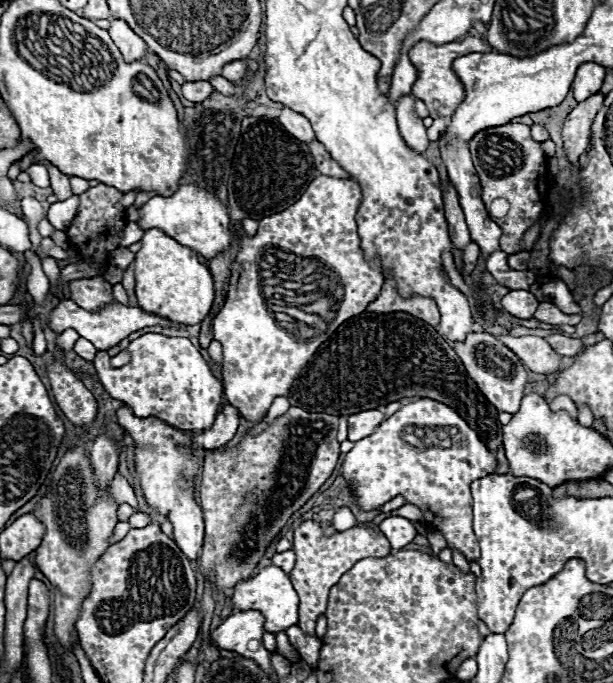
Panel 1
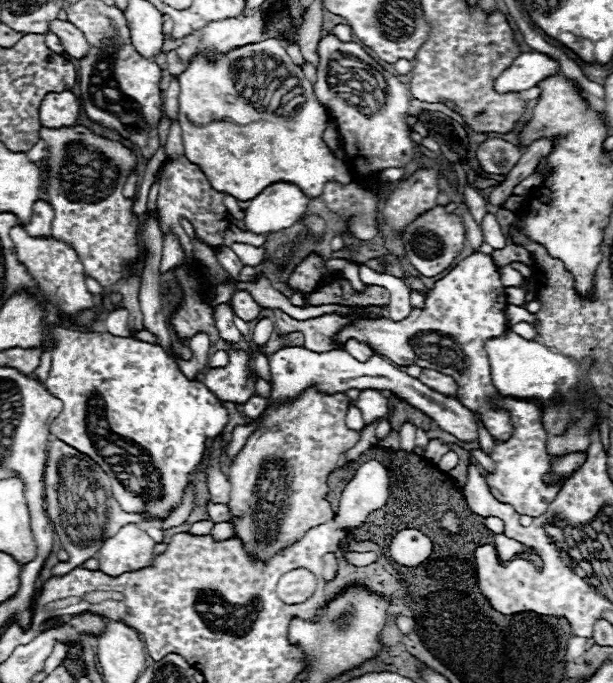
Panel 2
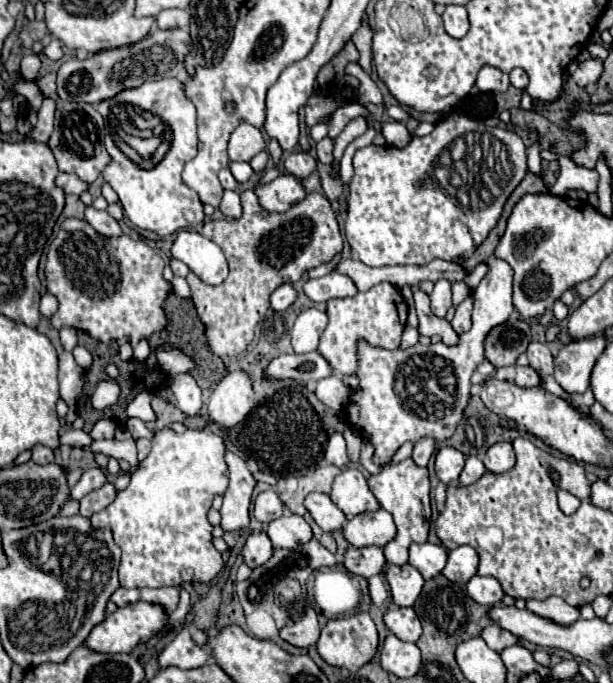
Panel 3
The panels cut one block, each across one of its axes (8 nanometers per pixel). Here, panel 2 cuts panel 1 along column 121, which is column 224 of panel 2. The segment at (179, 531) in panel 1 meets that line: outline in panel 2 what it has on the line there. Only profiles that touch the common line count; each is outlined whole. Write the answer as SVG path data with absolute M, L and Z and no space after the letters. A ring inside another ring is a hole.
M54 324L50 330L50 336L54 340L54 346L50 348L52 364L50 364L50 372L44 382L44 388L52 396L58 396L62 400L62 412L50 424L50 434L70 444L72 448L78 448L82 454L88 454L106 474L110 474L112 494L126 512L148 510L152 516L164 516L164 512L170 506L180 504L182 490L188 484L190 470L204 458L206 442L222 432L228 420L226 408L202 382L190 382L178 370L176 362L162 352L160 346L138 342L132 338L118 338L108 332L100 334L100 332L68 330L62 324ZM116 436L124 442L136 444L142 450L142 454L148 454L152 458L154 468L162 470L160 498L138 496L136 492L120 484L120 480L112 472L112 466L106 462L106 450L104 450L106 446L110 446L110 442L114 442Z

